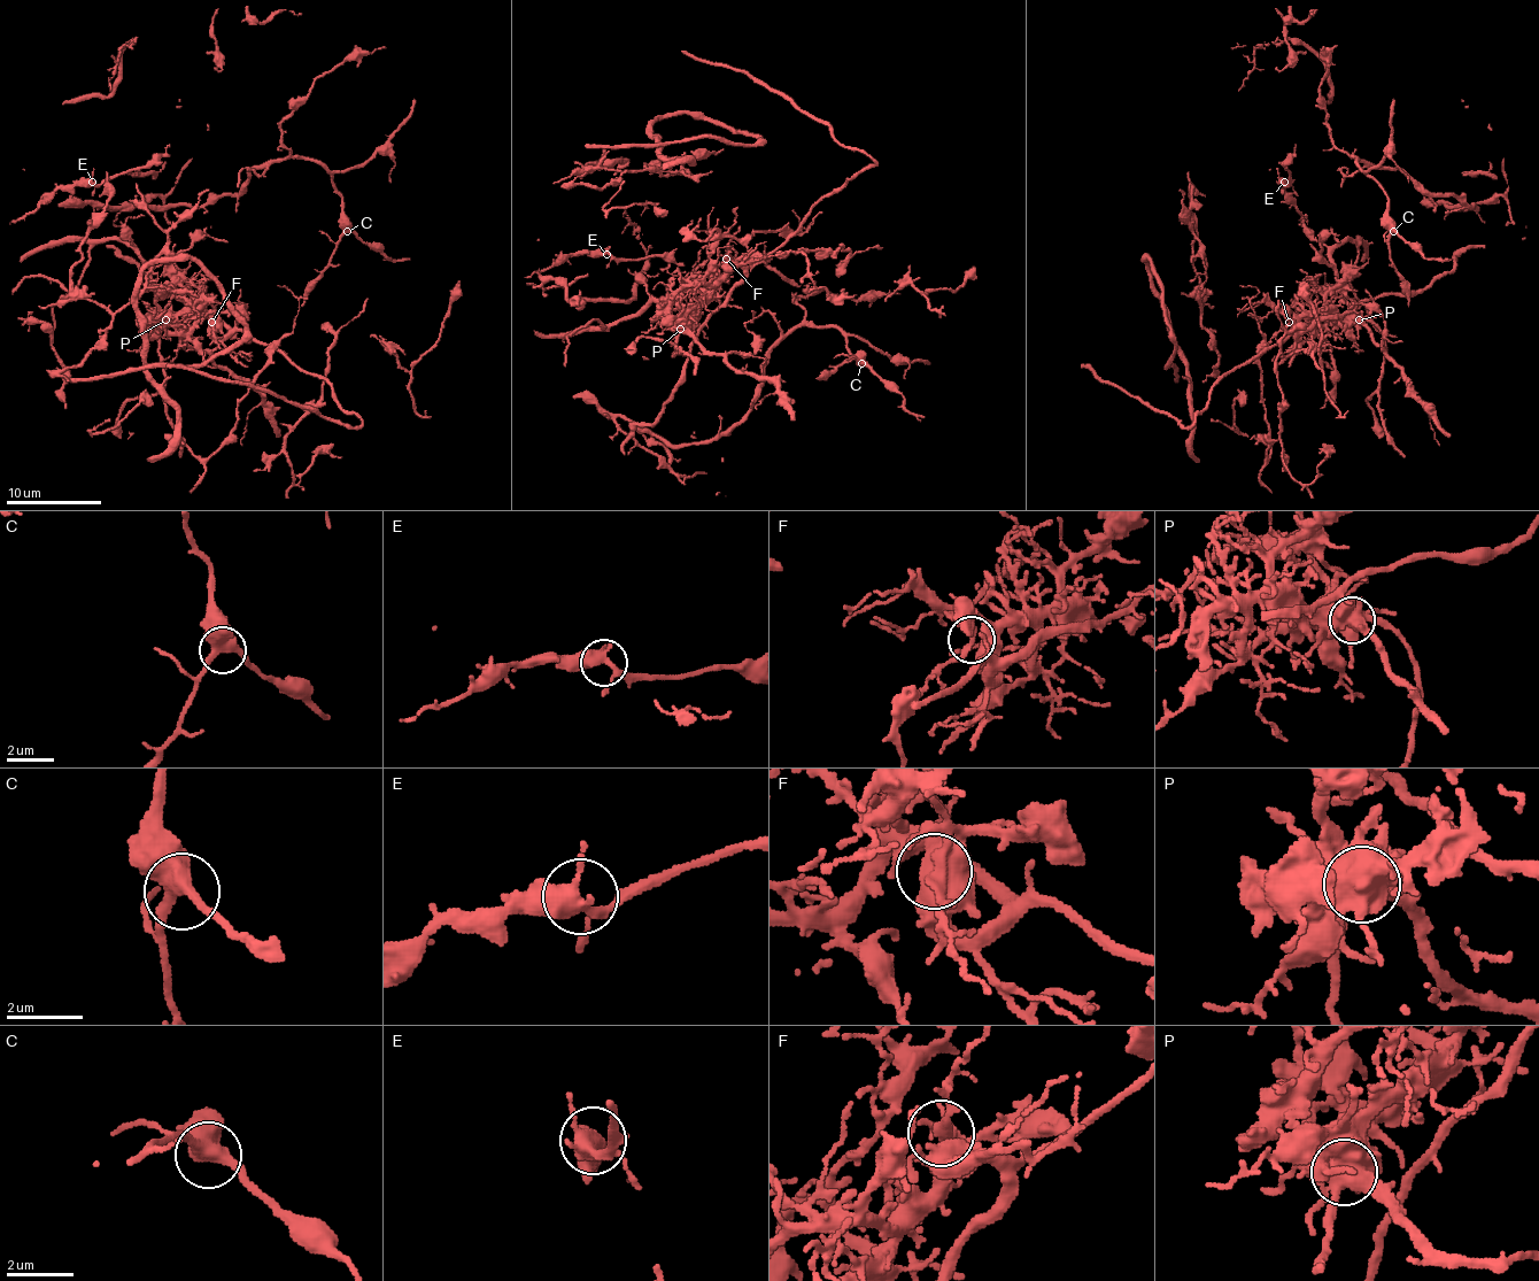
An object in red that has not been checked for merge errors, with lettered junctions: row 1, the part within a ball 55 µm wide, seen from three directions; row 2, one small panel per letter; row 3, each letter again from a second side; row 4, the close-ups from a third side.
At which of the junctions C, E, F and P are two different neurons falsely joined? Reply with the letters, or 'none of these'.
P

